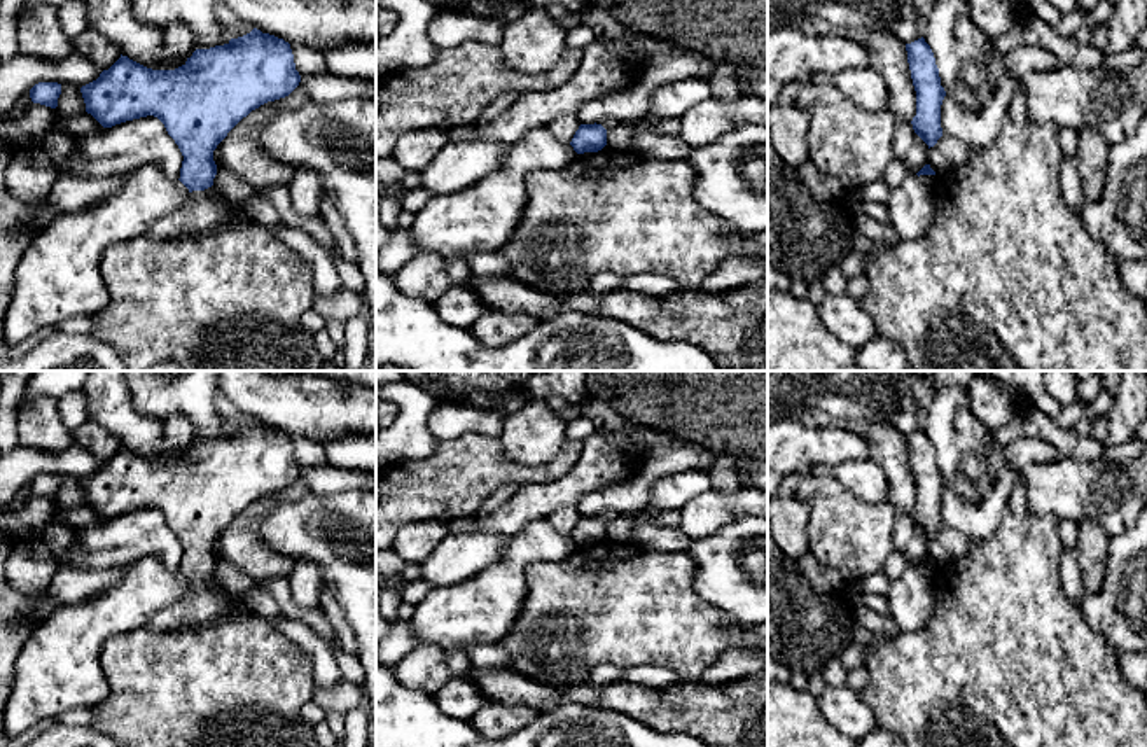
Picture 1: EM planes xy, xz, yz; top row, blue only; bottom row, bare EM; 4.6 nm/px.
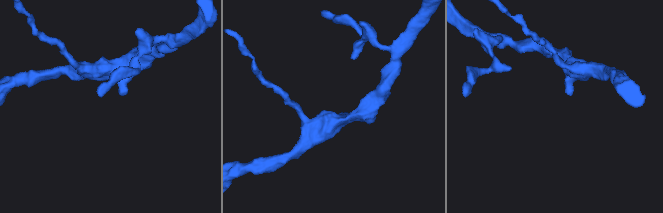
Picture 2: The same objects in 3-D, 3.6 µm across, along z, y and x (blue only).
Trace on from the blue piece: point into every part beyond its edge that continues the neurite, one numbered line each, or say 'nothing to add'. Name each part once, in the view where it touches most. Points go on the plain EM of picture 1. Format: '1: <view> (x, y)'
nothing to add

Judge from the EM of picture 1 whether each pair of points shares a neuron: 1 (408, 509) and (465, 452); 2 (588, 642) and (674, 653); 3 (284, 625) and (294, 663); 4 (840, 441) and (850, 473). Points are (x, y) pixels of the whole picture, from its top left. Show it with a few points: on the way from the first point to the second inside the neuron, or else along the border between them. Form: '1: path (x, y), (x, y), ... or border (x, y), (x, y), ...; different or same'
1: path (422, 495), (451, 466); same
2: path (609, 642), (653, 642); same
3: border (268, 621), (306, 653), (312, 672); different
4: border (868, 457), (843, 460), (834, 467); different

